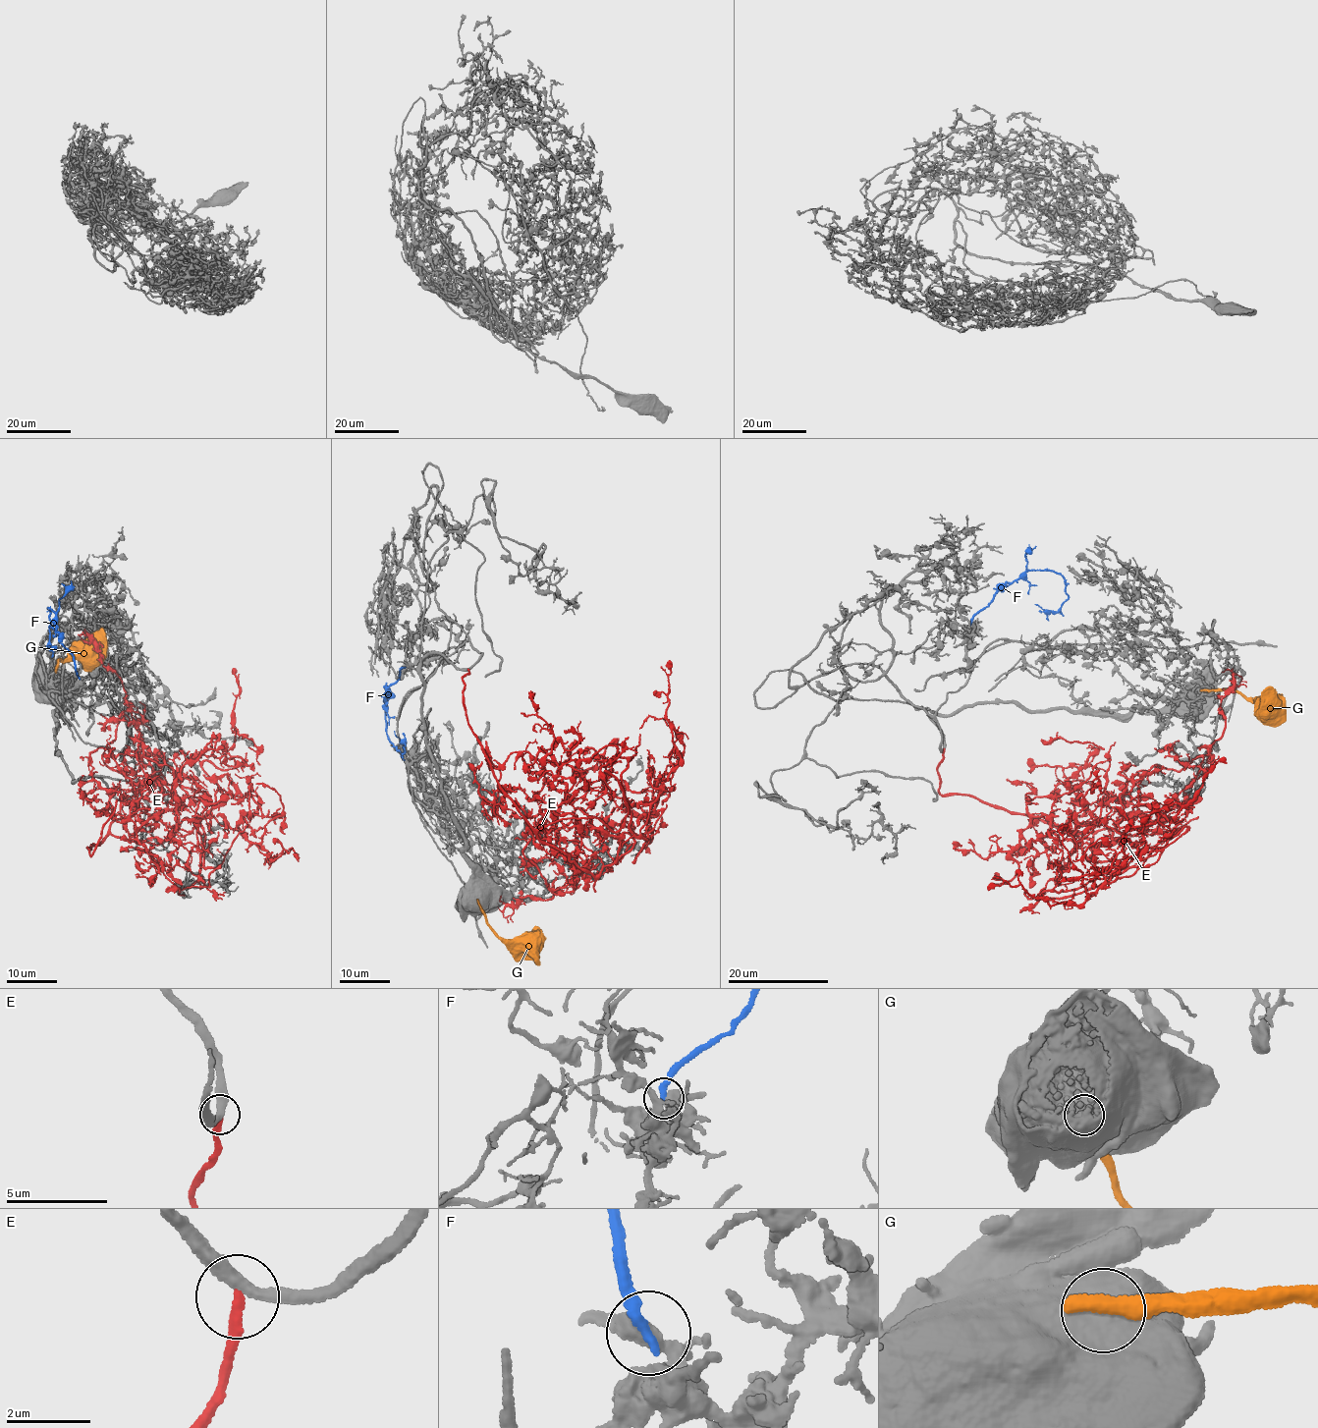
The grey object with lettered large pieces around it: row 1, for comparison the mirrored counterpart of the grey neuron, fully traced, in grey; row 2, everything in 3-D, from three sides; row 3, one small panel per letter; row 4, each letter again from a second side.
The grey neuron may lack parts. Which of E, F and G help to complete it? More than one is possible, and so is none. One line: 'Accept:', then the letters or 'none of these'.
Accept: E

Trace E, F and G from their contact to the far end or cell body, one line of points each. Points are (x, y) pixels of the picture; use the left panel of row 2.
E: (116, 800), (91, 854), (157, 786), (191, 800), (137, 843), (177, 826), (137, 828), (146, 808)
F: (79, 677), (71, 654), (55, 631), (55, 614), (47, 607), (52, 649), (49, 646)
G: (56, 671), (57, 659), (83, 653), (102, 627)

